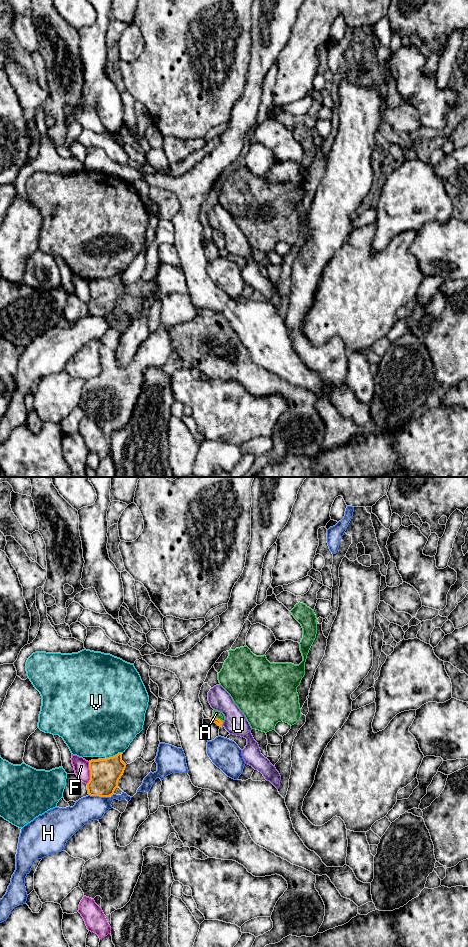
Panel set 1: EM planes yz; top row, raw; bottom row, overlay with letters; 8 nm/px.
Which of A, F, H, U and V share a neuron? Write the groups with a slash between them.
A / F / H / U / V

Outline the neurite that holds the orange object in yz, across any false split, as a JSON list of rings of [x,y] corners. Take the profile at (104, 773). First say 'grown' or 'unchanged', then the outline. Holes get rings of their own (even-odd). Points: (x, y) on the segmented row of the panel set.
unchanged; [[[122,754],[89,761],[90,780],[87,783],[87,790],[90,796],[110,797],[114,794],[126,768]]]

